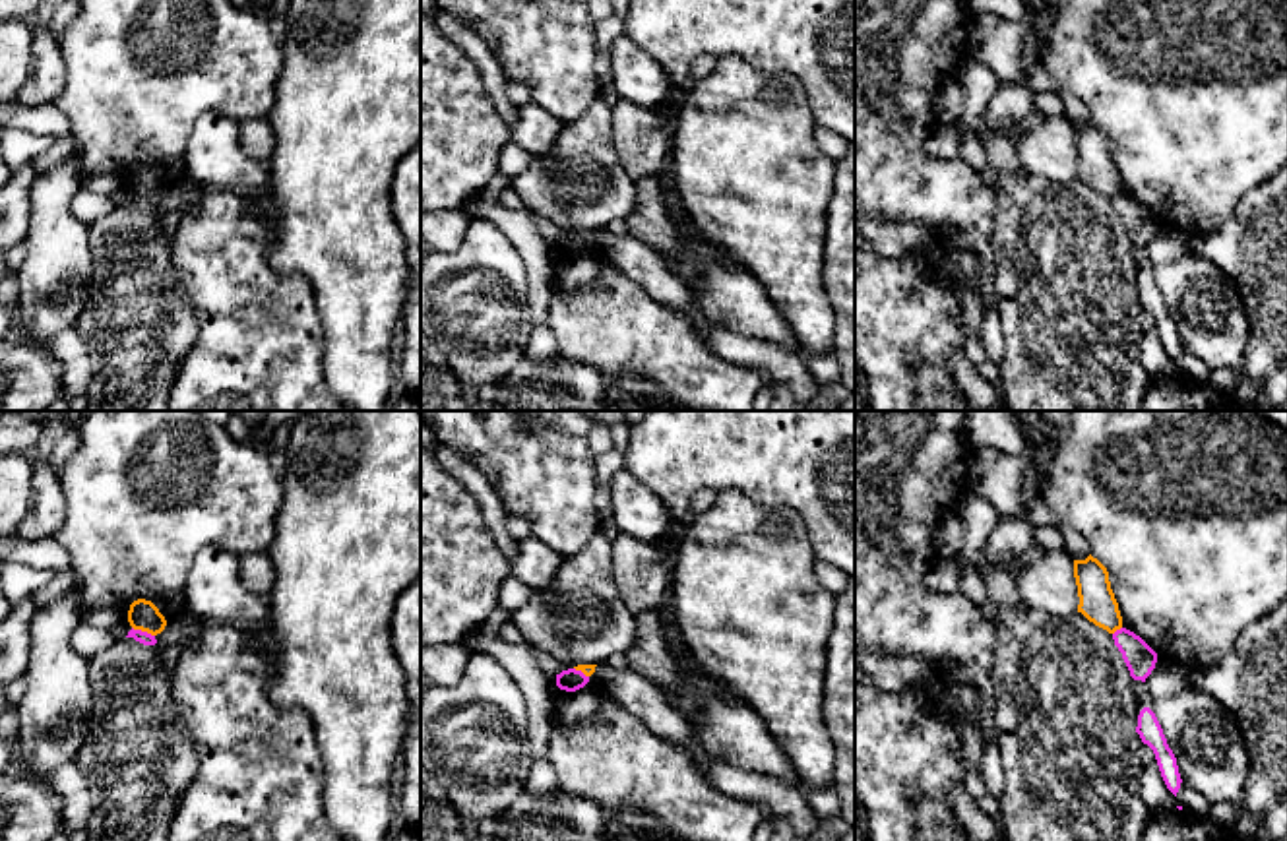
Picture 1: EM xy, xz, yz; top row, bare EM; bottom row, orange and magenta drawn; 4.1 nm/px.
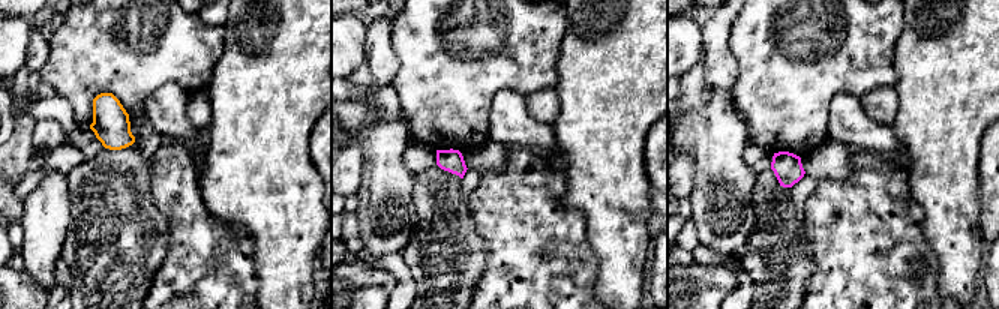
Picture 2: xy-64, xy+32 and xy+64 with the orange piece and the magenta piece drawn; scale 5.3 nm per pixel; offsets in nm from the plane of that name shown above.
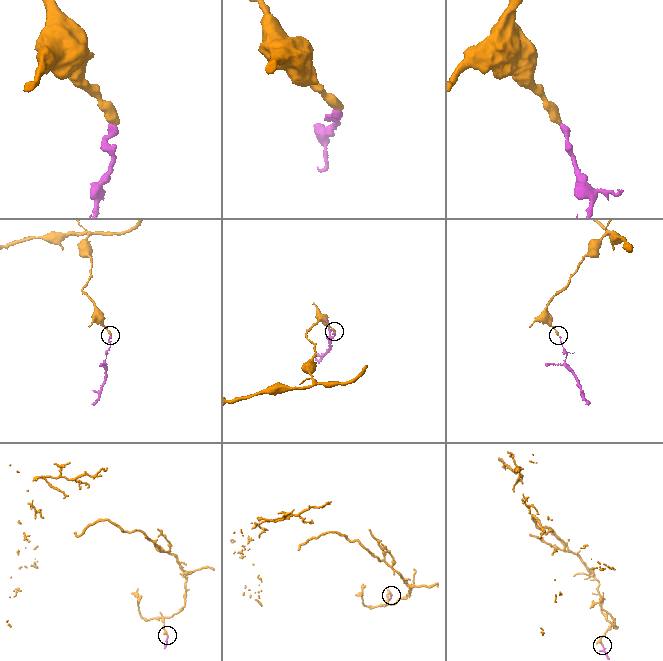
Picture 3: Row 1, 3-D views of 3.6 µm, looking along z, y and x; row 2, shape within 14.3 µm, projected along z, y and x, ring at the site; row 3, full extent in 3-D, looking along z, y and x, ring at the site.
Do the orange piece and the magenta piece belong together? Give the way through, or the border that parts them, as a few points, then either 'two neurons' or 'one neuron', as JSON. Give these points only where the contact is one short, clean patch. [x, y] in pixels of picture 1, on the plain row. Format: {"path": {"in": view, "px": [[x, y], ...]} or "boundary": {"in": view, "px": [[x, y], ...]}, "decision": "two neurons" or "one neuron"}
{"boundary": {"in": "xy", "px": [[132, 192], [154, 202]]}, "decision": "two neurons"}

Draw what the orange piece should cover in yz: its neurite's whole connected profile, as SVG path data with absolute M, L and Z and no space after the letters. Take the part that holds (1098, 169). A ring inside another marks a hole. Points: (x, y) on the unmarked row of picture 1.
M1089 120L1085 126L1074 126L1074 143L1080 163L1078 178L1109 200L1120 196L1122 182L1107 134Z

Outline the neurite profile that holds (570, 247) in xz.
M568 234L556 240L556 252L566 258L576 258L583 254L587 248L589 248L589 242L585 242L581 236L576 236L576 234Z

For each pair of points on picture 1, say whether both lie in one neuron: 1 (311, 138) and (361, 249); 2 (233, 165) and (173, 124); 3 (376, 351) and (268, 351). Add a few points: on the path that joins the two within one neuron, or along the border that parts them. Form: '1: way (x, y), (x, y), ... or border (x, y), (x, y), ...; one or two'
1: way (332, 165), (336, 221); one
2: border (233, 119), (204, 113), (196, 121), (185, 175); two
3: border (314, 307), (322, 328), (322, 378), (330, 390); two

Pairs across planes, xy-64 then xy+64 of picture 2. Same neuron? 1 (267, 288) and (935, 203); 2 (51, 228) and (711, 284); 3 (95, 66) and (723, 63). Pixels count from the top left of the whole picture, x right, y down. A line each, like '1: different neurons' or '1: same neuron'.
1: same neuron
2: different neurons
3: different neurons

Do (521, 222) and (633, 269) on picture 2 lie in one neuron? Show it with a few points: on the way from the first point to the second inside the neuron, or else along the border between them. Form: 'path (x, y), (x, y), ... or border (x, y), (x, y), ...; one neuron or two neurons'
border (584, 218), (587, 243), (597, 260), (596, 287); two neurons

